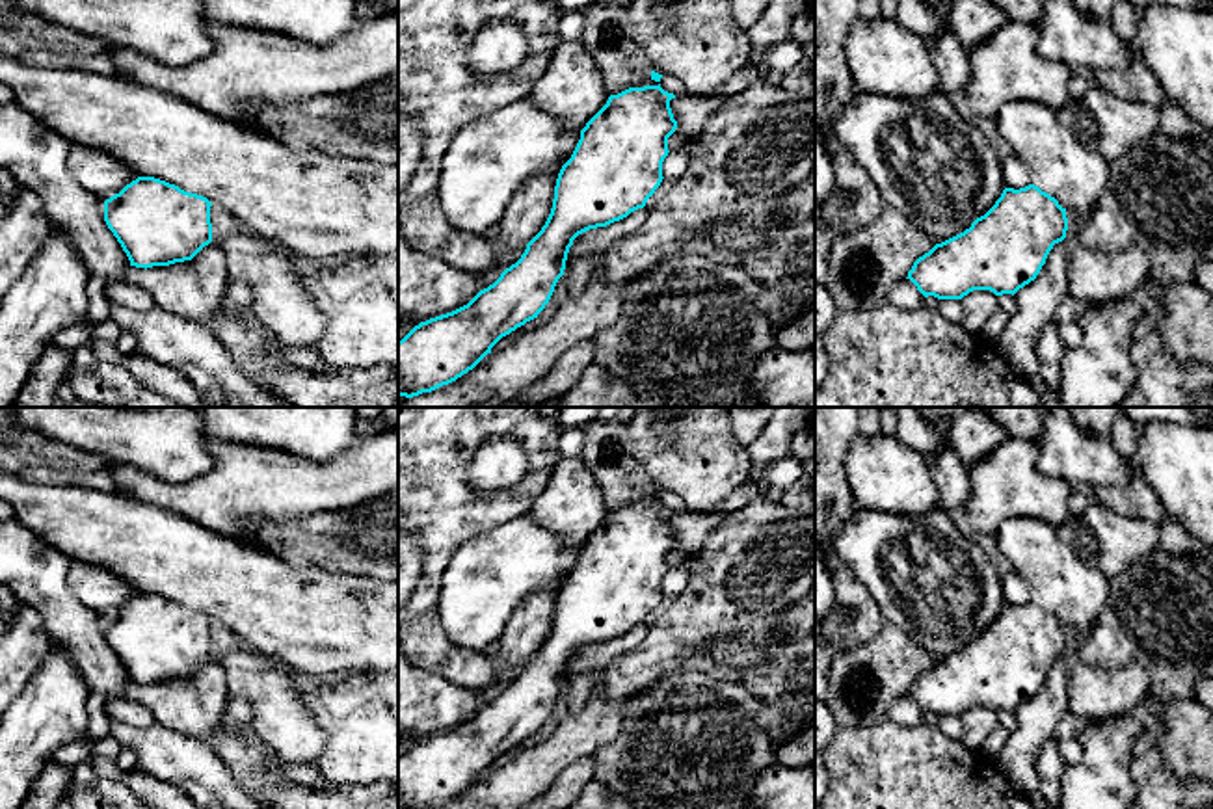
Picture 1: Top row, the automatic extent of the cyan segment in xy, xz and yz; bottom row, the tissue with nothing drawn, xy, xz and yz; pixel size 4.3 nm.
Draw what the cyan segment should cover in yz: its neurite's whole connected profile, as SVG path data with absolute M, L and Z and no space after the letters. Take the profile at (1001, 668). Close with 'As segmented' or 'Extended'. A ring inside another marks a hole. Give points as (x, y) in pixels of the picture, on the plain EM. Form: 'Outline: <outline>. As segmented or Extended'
Outline: M1034 601L1005 604L969 645L919 673L906 696L925 714L962 716L973 707L1014 712L1036 696L1066 647L1066 625L1055 614Z. As segmented

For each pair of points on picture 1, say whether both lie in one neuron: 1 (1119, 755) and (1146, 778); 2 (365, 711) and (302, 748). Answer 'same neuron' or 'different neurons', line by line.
1: different neurons
2: different neurons

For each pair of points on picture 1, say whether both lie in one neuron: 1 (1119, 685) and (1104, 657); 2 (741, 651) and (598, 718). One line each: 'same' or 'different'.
1: different
2: different

